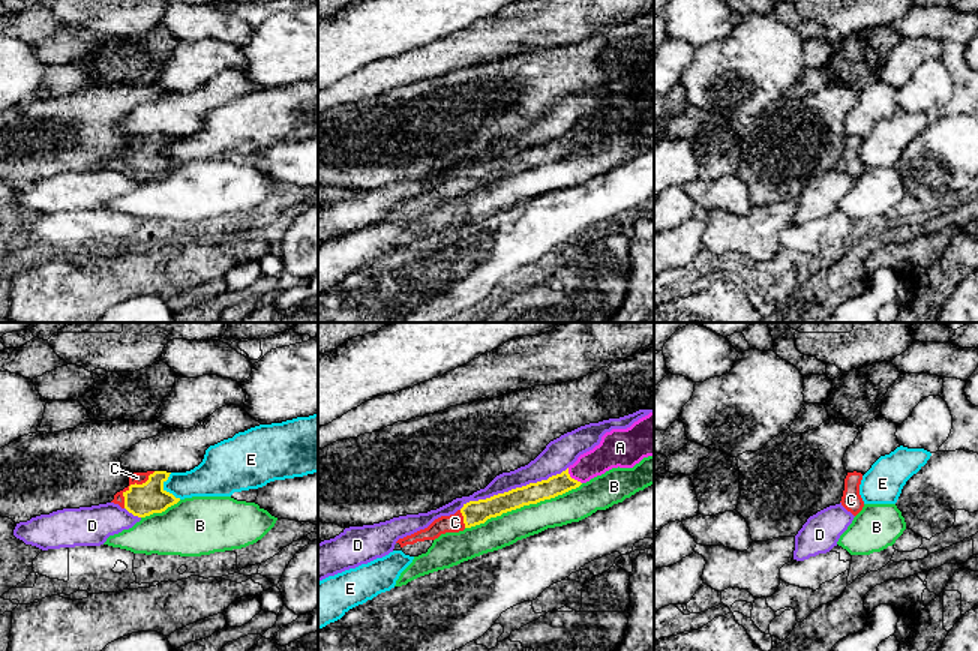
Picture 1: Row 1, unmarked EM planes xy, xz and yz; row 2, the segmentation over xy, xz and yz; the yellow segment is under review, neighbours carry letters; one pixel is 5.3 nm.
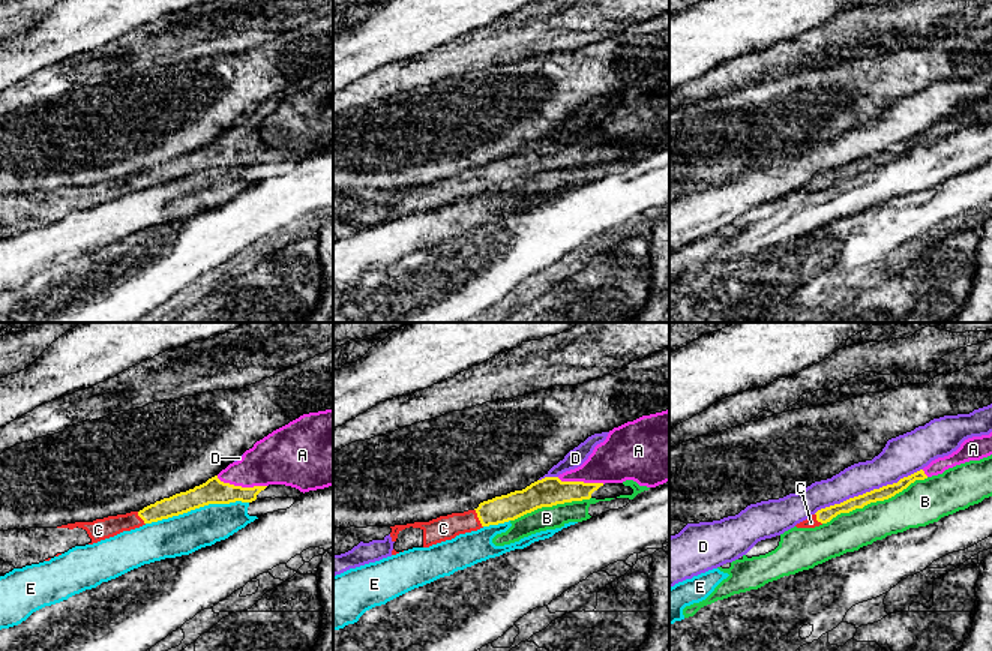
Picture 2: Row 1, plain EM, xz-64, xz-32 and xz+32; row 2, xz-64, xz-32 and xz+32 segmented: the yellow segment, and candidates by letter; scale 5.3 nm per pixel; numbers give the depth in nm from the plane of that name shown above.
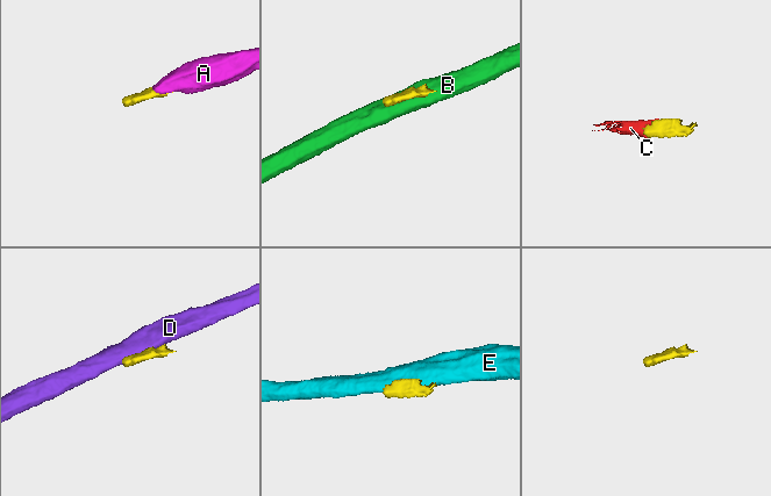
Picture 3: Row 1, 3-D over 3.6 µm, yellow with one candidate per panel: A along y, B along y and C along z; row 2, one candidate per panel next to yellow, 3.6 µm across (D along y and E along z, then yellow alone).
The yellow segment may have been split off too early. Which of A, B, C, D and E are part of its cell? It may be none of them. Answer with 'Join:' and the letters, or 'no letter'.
Join: A, C

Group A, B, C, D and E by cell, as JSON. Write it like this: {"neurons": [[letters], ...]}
{"neurons": [["A", "C"], ["B"], ["D"], ["E"]]}

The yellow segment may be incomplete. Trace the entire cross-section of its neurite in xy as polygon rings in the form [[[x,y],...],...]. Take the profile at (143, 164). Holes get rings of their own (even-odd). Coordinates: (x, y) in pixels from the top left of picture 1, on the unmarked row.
[[[166,135],[134,136],[129,140],[129,150],[117,156],[111,166],[138,182],[162,177],[180,165],[164,153],[170,138]]]

